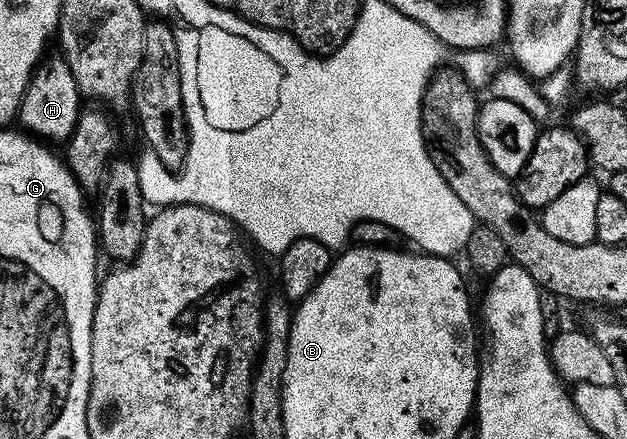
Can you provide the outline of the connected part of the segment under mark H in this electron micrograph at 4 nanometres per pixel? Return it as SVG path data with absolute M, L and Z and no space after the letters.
M58 53L49 55L47 54L34 68L34 74L30 76L30 84L26 87L22 104L18 107L16 119L17 122L23 123L21 126L31 136L39 140L65 141L70 138L84 100L78 93L76 77L72 77L72 69L68 69L68 61Z

